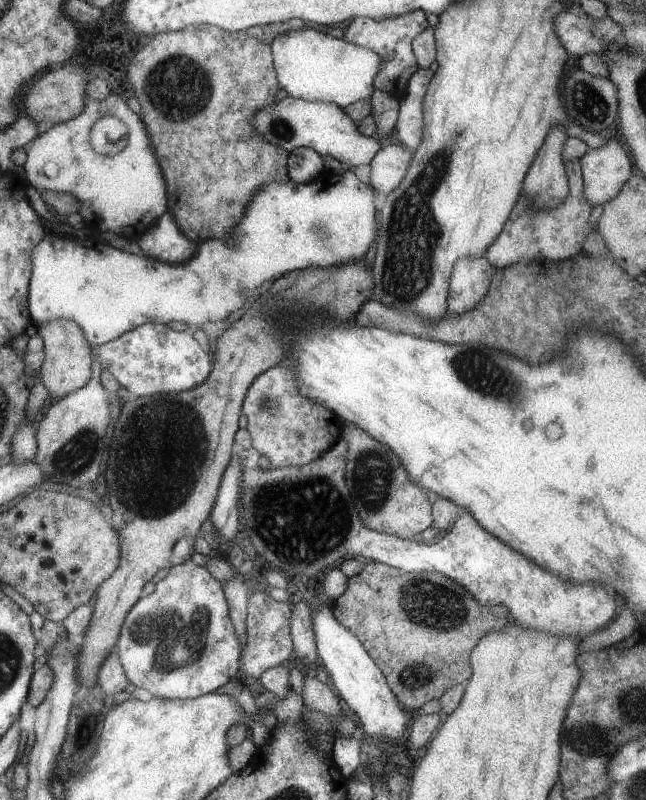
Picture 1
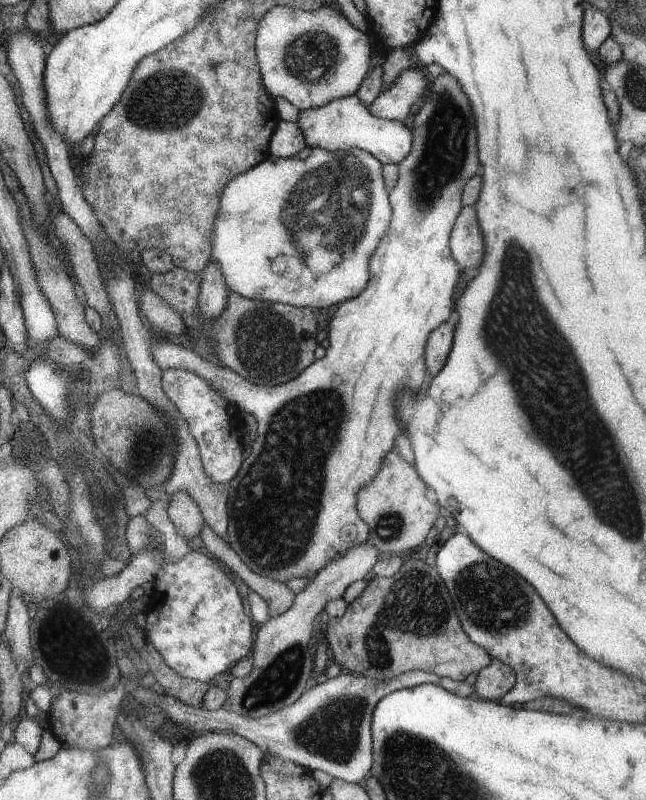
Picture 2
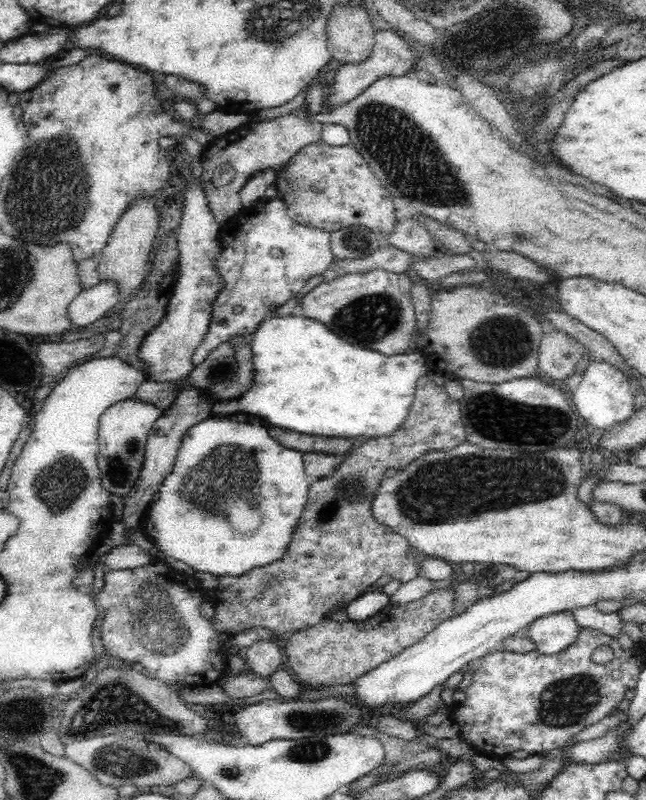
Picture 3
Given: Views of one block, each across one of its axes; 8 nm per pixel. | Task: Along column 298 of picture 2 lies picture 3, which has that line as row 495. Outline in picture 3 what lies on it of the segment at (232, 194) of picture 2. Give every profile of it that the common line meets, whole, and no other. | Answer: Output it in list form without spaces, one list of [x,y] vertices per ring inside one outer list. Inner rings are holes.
[[[208,417],[197,422],[194,426],[187,428],[175,458],[172,470],[164,477],[162,486],[159,488],[158,499],[152,500],[148,504],[147,513],[144,520],[140,522],[140,528],[148,537],[148,540],[154,542],[153,546],[162,553],[165,558],[170,557],[174,560],[185,562],[192,566],[195,572],[209,572],[218,577],[233,576],[239,577],[246,574],[249,570],[260,568],[280,560],[292,540],[295,528],[298,526],[301,514],[307,503],[307,496],[311,487],[311,480],[305,473],[303,463],[303,453],[296,450],[288,450],[279,442],[276,442],[271,436],[266,434],[266,426],[262,422],[232,421],[227,417]]]

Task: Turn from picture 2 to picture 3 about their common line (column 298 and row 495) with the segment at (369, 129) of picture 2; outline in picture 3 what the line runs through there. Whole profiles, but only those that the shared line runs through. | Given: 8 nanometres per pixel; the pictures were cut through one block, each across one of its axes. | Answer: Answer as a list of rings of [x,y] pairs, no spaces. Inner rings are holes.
[[[133,396],[113,403],[100,415],[97,465],[104,490],[124,500],[133,489],[144,464],[147,434],[160,414],[162,409]]]

